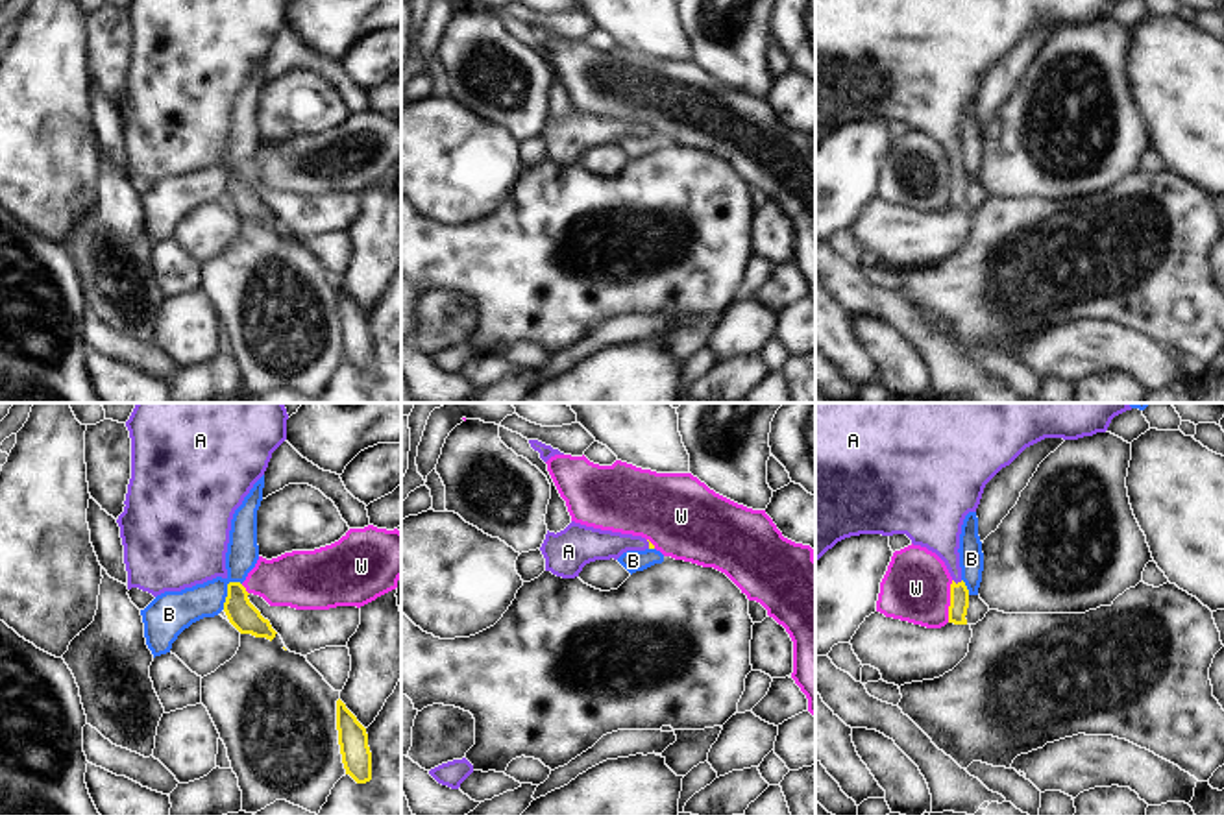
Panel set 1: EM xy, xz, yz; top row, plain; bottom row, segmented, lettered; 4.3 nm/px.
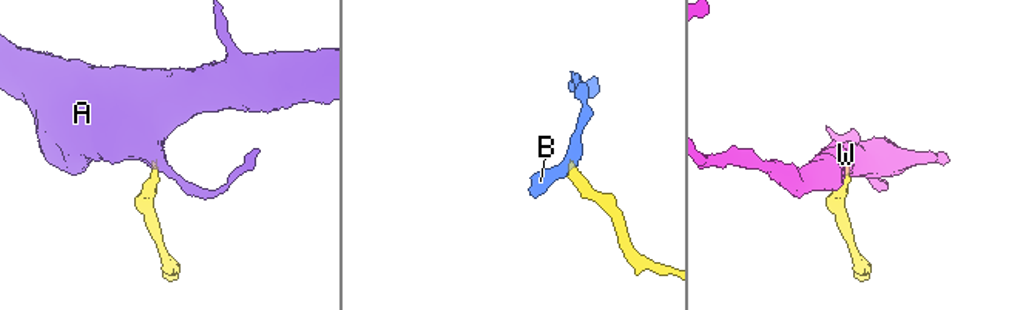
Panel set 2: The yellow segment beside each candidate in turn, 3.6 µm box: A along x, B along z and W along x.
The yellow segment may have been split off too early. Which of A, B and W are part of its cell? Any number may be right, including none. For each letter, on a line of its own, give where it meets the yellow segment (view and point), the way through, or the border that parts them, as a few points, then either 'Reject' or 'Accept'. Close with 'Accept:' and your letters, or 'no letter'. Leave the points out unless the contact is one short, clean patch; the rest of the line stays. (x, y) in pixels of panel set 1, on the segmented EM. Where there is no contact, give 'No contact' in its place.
A: Touches yellow at yz (958, 583). Path across: yz (958, 607), (958, 583), (938, 529). Accept
B: Touches yellow at xy (228, 592). Boundary: xy (239, 581), (228, 584), (222, 608). Reject
W: Touches yellow at yz (951, 601). Boundary: yz (953, 581), (947, 621). Reject
Accept: A.

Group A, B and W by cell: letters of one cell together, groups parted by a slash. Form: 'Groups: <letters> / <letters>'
Groups: A / B / W.

